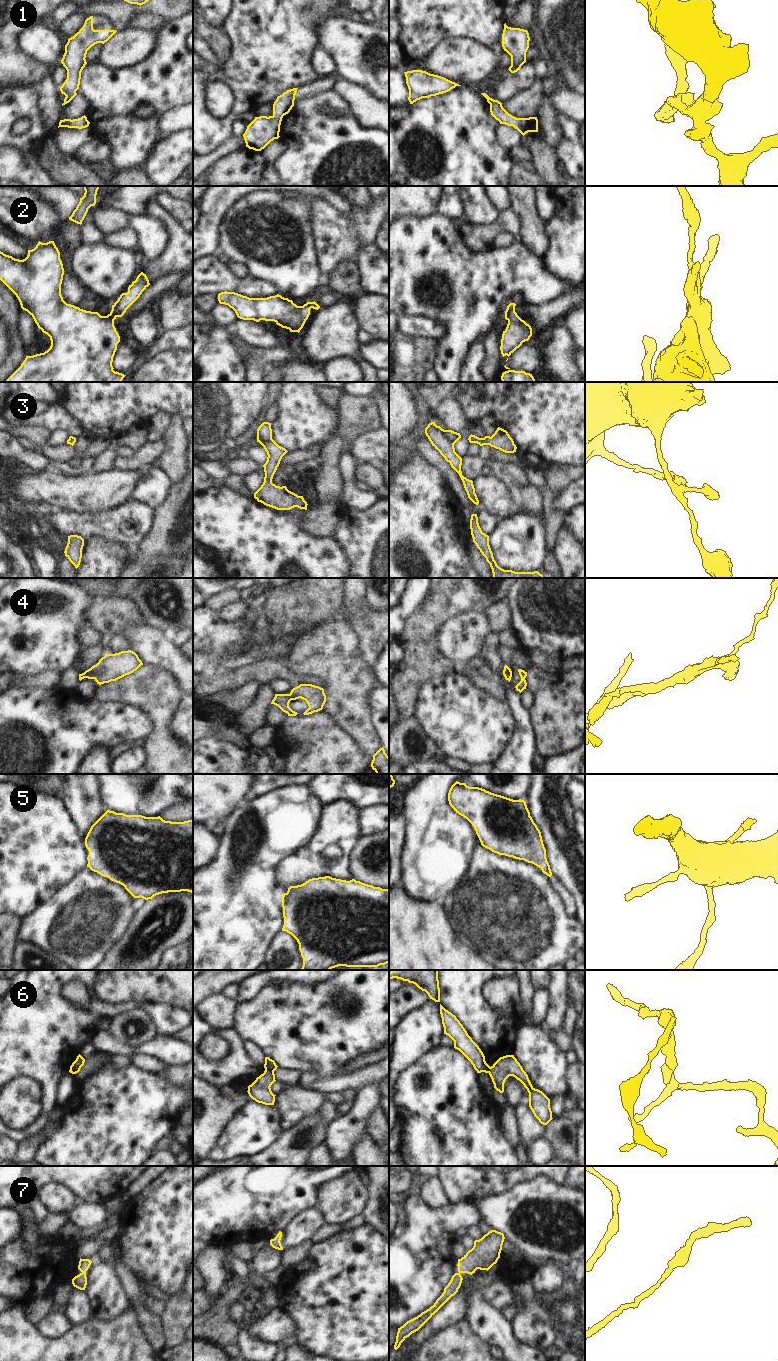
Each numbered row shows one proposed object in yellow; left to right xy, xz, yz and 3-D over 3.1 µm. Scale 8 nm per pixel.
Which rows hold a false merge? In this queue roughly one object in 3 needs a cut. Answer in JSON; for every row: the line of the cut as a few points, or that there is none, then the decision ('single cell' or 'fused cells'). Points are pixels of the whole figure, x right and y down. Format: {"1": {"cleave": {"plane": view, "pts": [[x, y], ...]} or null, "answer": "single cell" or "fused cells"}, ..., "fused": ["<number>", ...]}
{"1": {"cleave": null, "answer": "single cell"}, "2": {"cleave": null, "answer": "single cell"}, "3": {"cleave": null, "answer": "single cell"}, "4": {"cleave": null, "answer": "single cell"}, "5": {"cleave": null, "answer": "single cell"}, "6": {"cleave": {"plane": "xz", "pts": [[265, 1068], [273, 1072]]}, "answer": "fused cells"}, "7": {"cleave": null, "answer": "single cell"}, "fused": ["6"]}

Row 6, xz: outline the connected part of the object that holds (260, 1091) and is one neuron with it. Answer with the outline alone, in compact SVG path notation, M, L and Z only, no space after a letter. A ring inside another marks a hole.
M265 1069L264 1073L248 1086L247 1092L258 1103L274 1105L276 1095L272 1093L270 1087L275 1081L274 1072Z

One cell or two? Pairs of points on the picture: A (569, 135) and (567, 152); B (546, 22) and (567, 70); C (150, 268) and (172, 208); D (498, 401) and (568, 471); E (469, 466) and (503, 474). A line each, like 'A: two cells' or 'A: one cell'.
A: one cell
B: one cell
C: two cells
D: two cells
E: one cell

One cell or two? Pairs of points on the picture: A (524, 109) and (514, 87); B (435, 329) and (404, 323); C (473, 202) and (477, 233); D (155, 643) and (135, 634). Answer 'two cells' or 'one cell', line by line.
A: two cells
B: one cell
C: two cells
D: one cell

